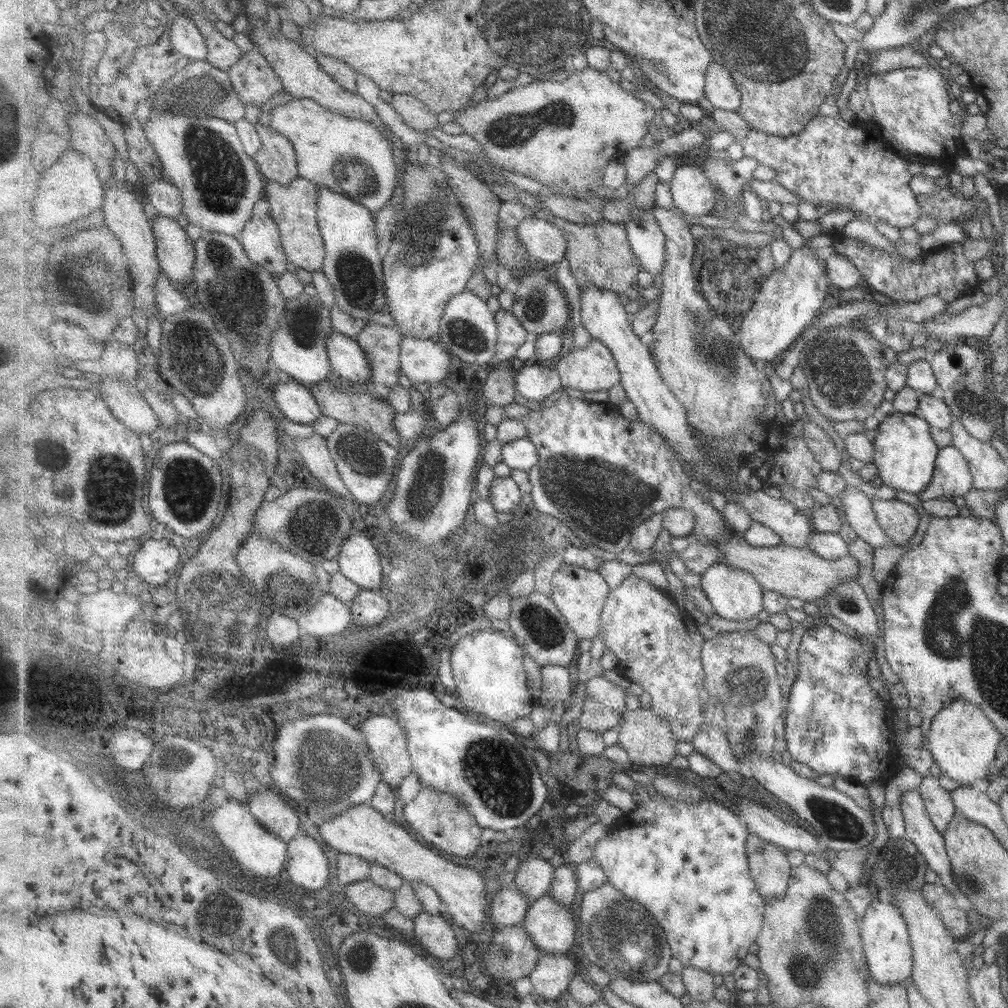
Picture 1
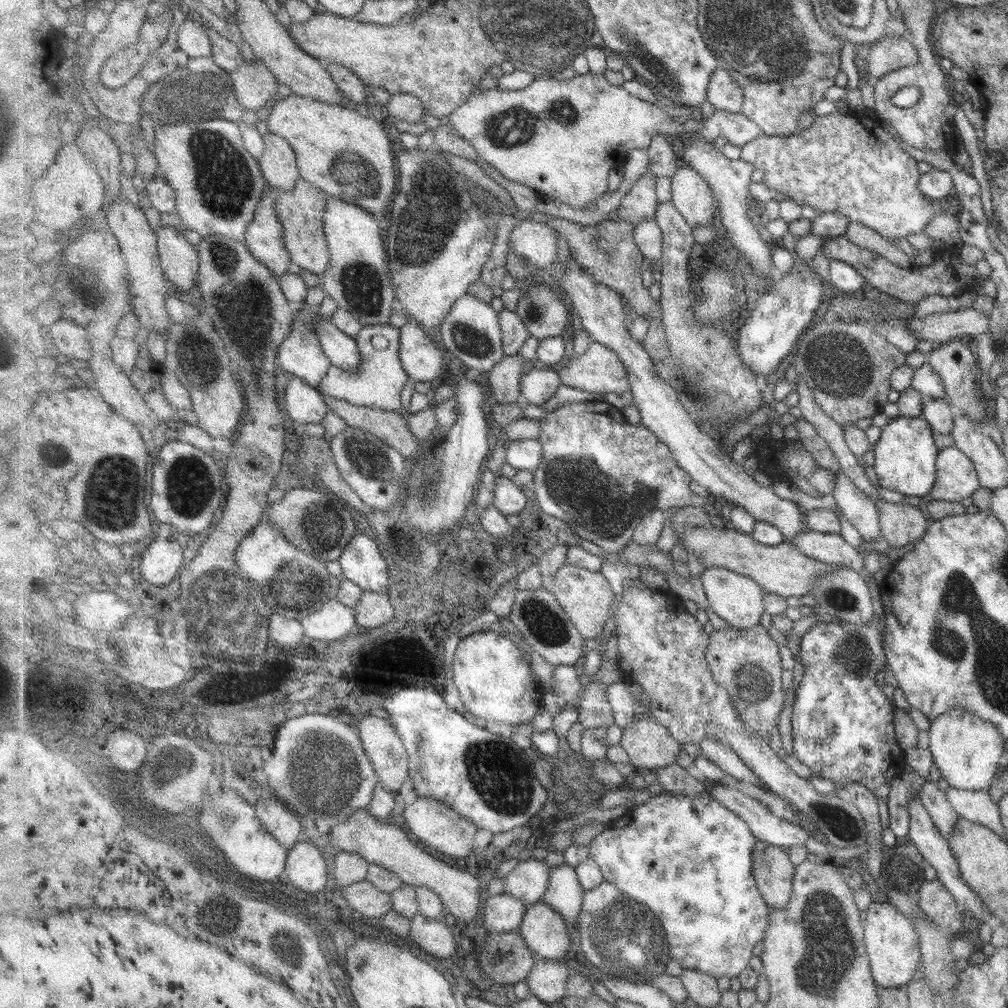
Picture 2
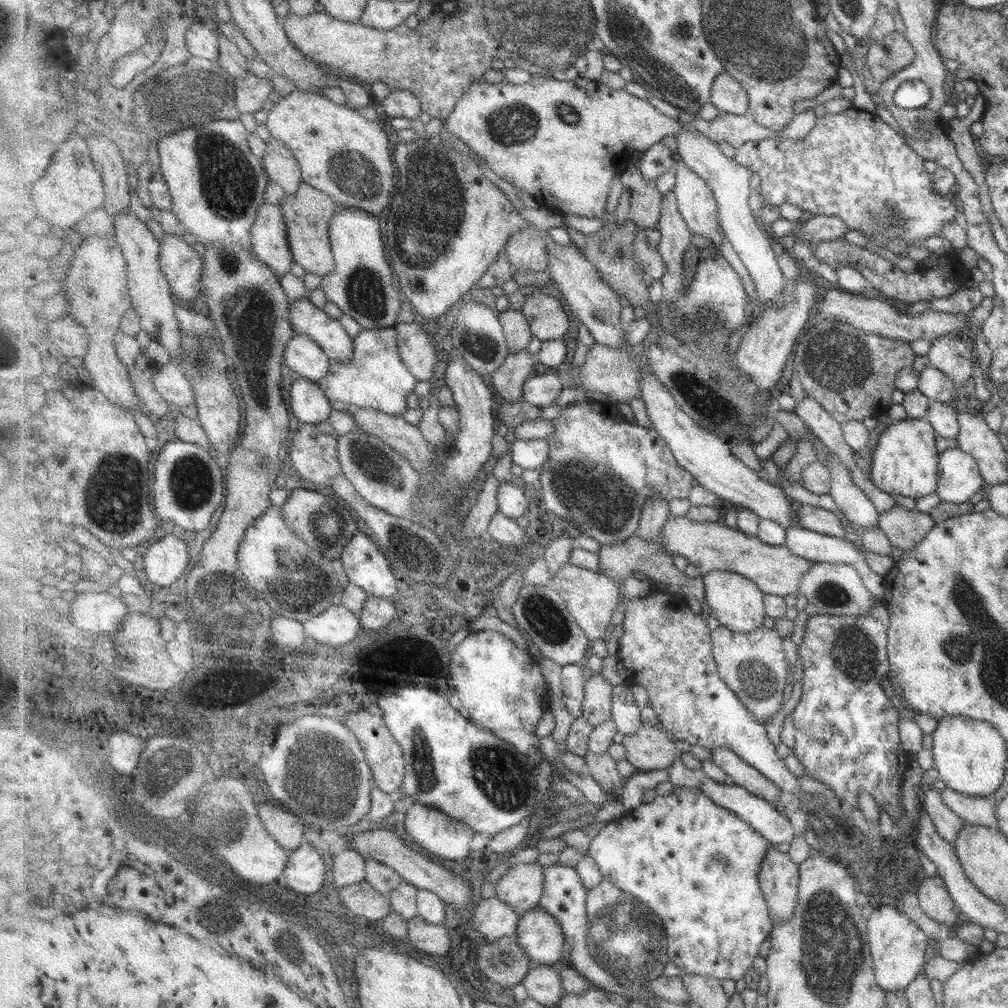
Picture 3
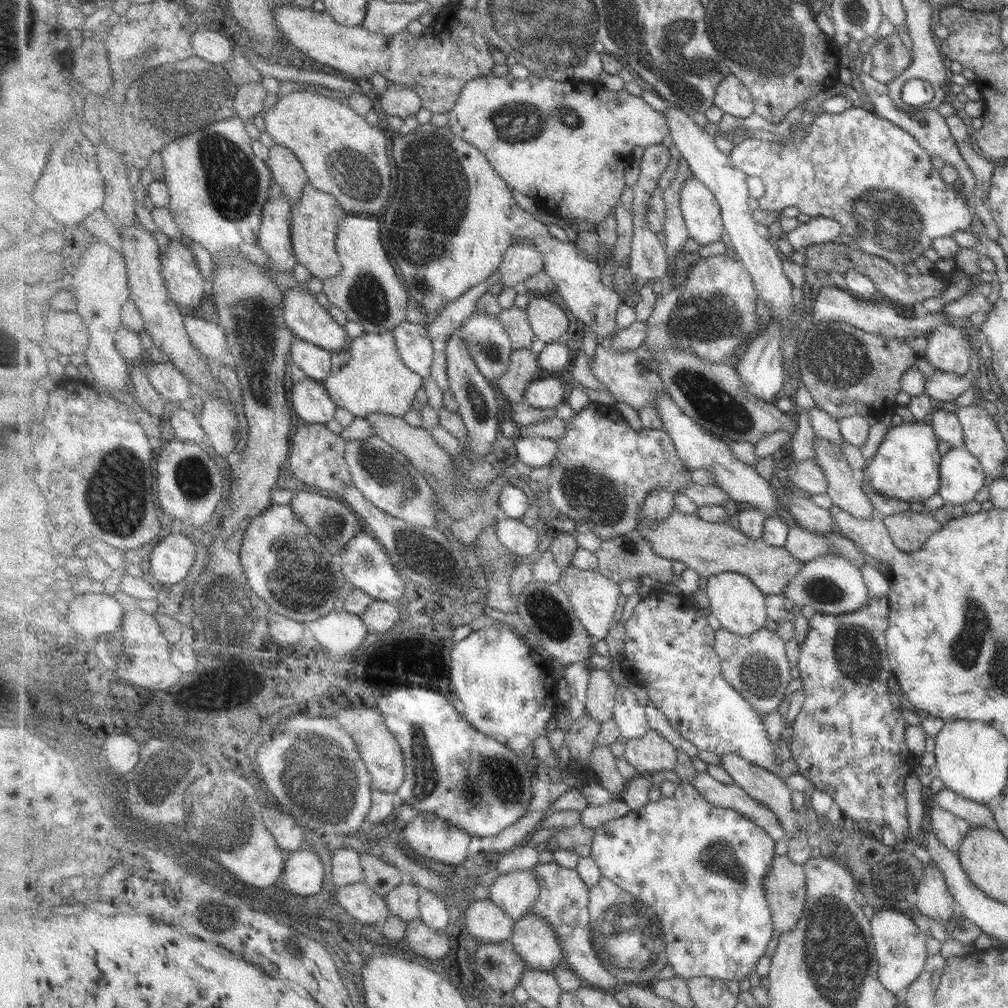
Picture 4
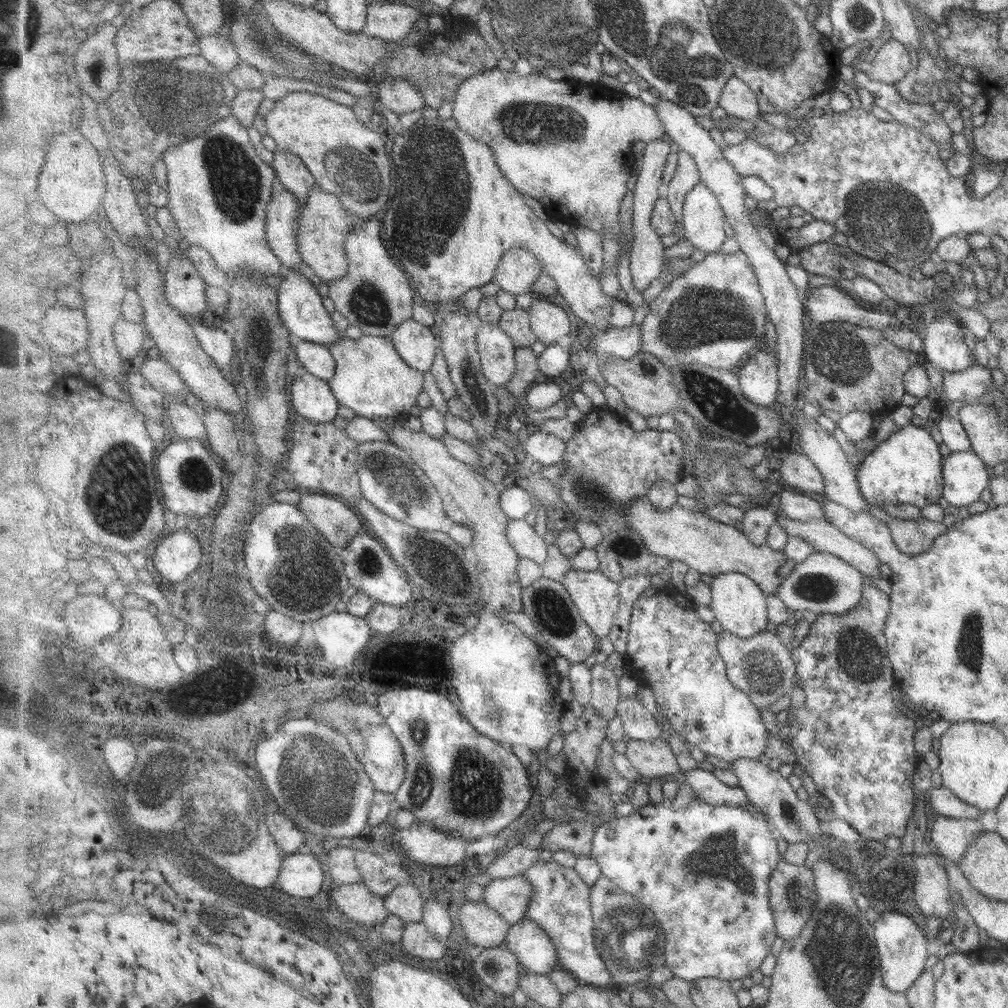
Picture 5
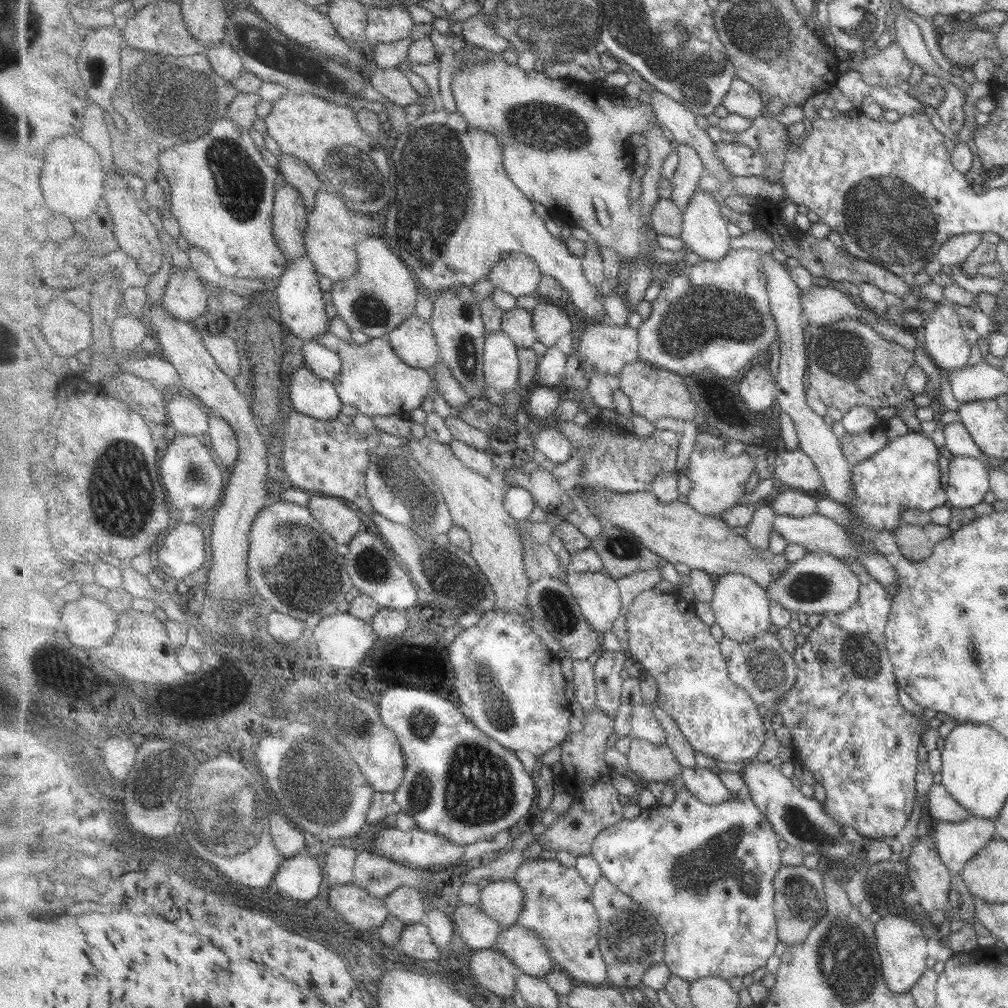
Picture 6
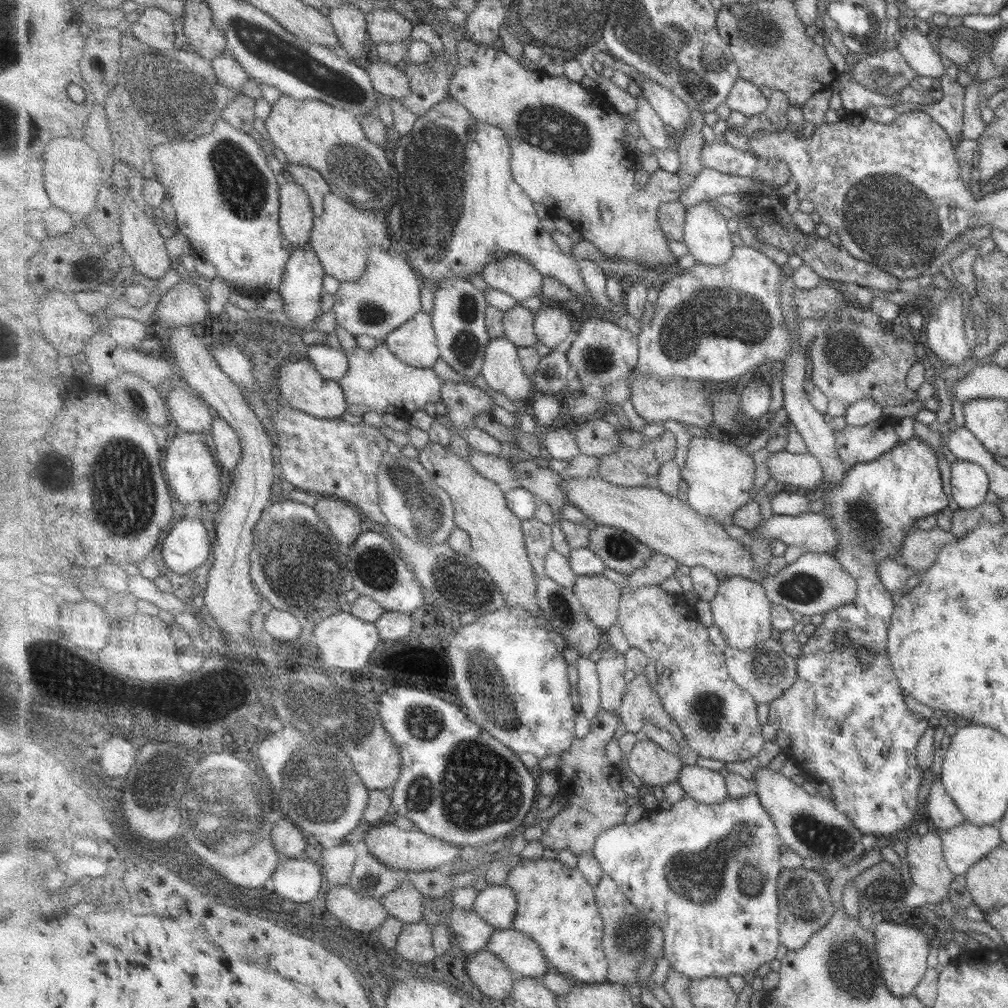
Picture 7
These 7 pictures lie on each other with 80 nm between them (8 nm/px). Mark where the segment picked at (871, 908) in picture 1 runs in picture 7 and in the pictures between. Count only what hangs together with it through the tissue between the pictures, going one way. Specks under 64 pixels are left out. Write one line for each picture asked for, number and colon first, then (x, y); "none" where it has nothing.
2: (892, 940)
3: (899, 947)
4: (900, 942)
5: (902, 946)
6: (903, 947)
7: (902, 949)

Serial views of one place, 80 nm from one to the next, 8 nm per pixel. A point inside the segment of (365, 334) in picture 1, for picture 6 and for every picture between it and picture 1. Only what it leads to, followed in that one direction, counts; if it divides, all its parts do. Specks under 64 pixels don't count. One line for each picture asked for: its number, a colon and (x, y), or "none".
2: (378, 382)
3: (376, 377)
4: (369, 377)
5: (371, 378)
6: (373, 378)

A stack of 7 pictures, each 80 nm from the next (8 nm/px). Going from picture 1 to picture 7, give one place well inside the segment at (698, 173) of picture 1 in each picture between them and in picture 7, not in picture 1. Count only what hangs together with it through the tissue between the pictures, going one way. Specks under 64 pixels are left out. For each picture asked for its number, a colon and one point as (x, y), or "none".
2: (691, 194)
3: (696, 202)
4: (703, 214)
5: (704, 223)
6: (705, 233)
7: (707, 237)

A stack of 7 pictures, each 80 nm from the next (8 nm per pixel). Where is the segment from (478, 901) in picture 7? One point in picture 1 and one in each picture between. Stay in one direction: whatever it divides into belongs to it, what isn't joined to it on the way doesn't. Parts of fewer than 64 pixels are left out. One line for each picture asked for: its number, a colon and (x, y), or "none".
1: (534, 876)
2: (528, 882)
3: (522, 887)
4: (516, 893)
5: (509, 897)
6: (502, 900)

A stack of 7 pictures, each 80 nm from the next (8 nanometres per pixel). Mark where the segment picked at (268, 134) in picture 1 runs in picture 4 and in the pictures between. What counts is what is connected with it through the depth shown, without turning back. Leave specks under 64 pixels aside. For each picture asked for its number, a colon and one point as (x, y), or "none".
2: (279, 165)
3: (283, 169)
4: (290, 175)

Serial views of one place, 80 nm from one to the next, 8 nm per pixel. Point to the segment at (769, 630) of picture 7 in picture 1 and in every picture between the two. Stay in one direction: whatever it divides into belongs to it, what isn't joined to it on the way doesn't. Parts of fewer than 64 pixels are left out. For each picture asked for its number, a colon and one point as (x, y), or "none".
1: (736, 595)
2: (740, 601)
3: (737, 603)
4: (736, 601)
5: (740, 606)
6: (741, 607)

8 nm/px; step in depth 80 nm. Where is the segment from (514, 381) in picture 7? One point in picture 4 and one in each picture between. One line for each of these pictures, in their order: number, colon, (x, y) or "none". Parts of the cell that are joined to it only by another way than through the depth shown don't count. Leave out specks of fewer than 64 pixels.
4: (490, 345)
5: (498, 351)
6: (501, 360)

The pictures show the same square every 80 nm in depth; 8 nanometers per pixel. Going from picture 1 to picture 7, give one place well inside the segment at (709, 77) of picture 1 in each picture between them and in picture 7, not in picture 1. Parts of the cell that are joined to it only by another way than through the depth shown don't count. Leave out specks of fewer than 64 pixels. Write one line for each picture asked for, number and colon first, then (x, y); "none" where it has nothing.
2: (724, 93)
3: (728, 95)
4: (733, 98)
5: (738, 100)
6: (743, 99)
7: (747, 98)

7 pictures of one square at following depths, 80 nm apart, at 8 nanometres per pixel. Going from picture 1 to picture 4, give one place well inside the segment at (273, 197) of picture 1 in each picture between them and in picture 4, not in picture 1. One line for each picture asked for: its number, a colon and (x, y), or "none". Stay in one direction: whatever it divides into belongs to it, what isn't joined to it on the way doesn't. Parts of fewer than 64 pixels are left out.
2: (302, 211)
3: (308, 215)
4: (316, 217)

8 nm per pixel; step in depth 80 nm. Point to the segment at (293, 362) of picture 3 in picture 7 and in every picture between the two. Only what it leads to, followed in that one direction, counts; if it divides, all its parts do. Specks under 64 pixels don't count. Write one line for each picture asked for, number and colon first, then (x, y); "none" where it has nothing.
4: (314, 361)
5: (316, 358)
6: (324, 361)
7: (333, 363)

